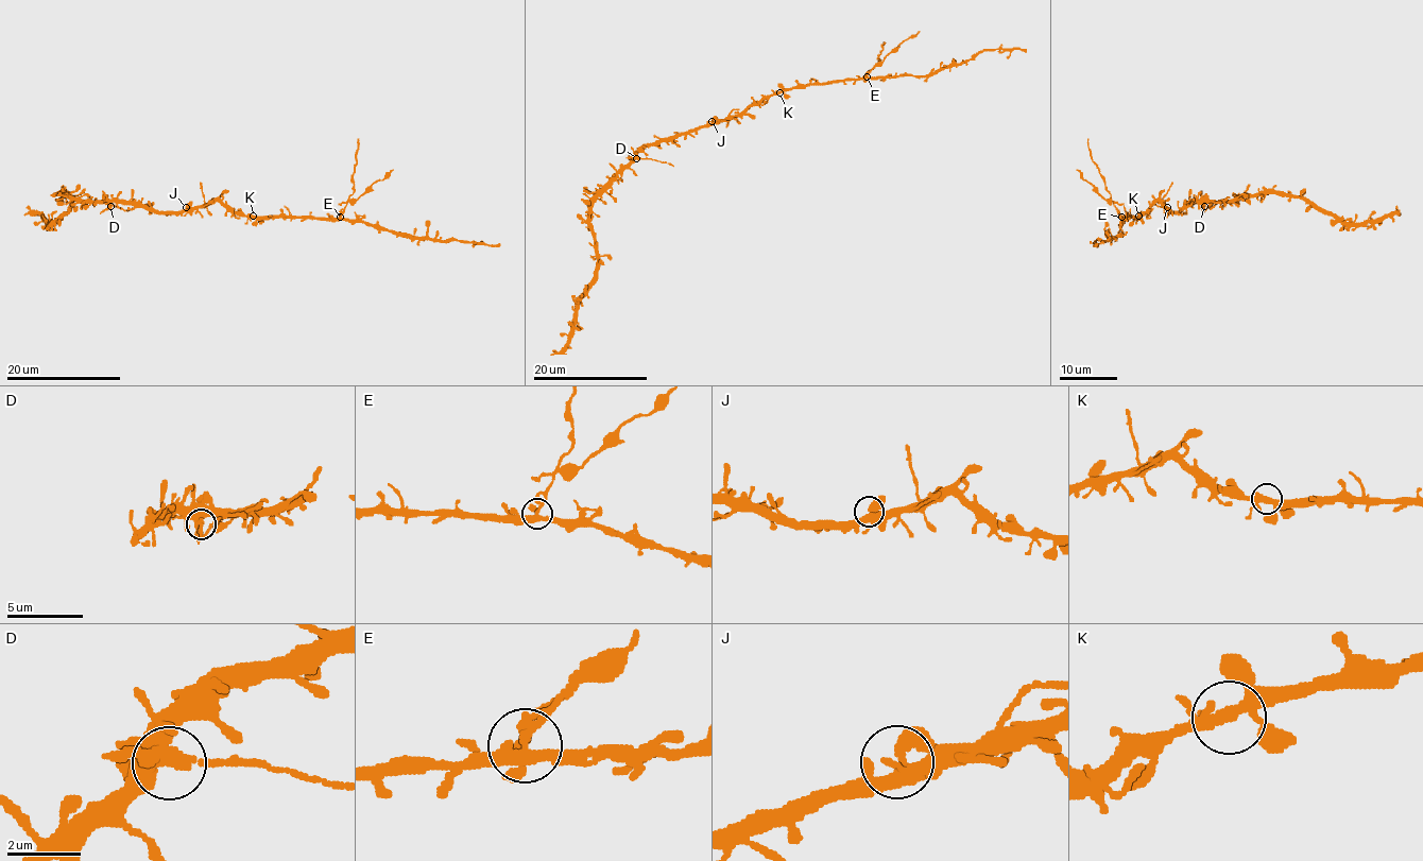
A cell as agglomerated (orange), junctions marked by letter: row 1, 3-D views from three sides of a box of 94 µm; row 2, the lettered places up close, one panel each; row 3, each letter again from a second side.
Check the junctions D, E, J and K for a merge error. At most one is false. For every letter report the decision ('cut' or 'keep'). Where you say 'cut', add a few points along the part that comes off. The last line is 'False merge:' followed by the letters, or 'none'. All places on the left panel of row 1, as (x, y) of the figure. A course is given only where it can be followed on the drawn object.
D: keep
E: cut; course (340, 218), (353, 193), (359, 139)
J: keep
K: keep
False merge: E

